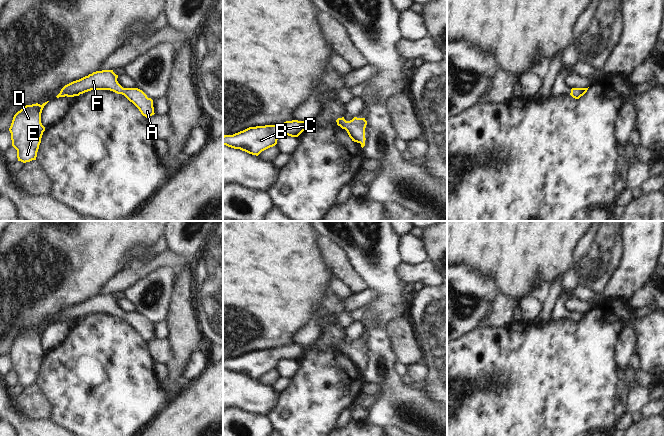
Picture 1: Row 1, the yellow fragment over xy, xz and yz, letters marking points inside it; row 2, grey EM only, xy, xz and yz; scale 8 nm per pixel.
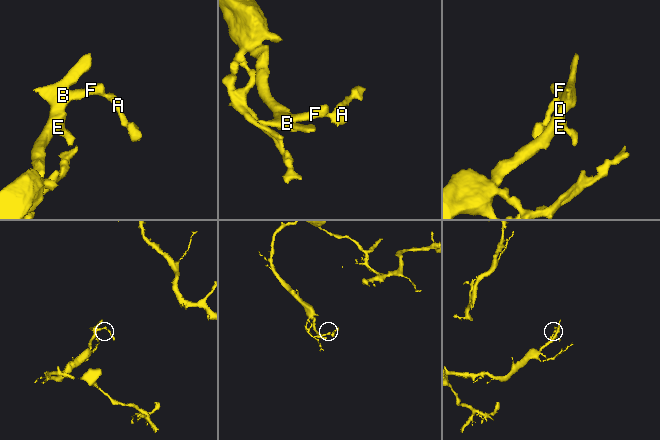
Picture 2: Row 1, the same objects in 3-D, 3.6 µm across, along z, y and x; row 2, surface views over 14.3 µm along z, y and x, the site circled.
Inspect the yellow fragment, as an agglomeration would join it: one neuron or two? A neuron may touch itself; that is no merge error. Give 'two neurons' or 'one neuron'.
one neuron

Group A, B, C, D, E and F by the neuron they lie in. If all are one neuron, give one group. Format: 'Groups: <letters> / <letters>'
Groups: A B C D E F.

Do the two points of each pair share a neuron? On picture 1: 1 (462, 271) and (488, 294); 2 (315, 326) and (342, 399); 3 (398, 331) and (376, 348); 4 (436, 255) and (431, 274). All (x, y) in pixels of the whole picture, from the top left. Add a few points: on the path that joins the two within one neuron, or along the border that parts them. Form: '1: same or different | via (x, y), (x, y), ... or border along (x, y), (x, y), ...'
1: same | via (468, 277), (482, 290)
2: different | border along (336, 321), (327, 324), (321, 334), (311, 344)
3: different | border along (396, 317), (387, 323), (386, 334), (397, 360)
4: different | border along (428, 258), (436, 270)

